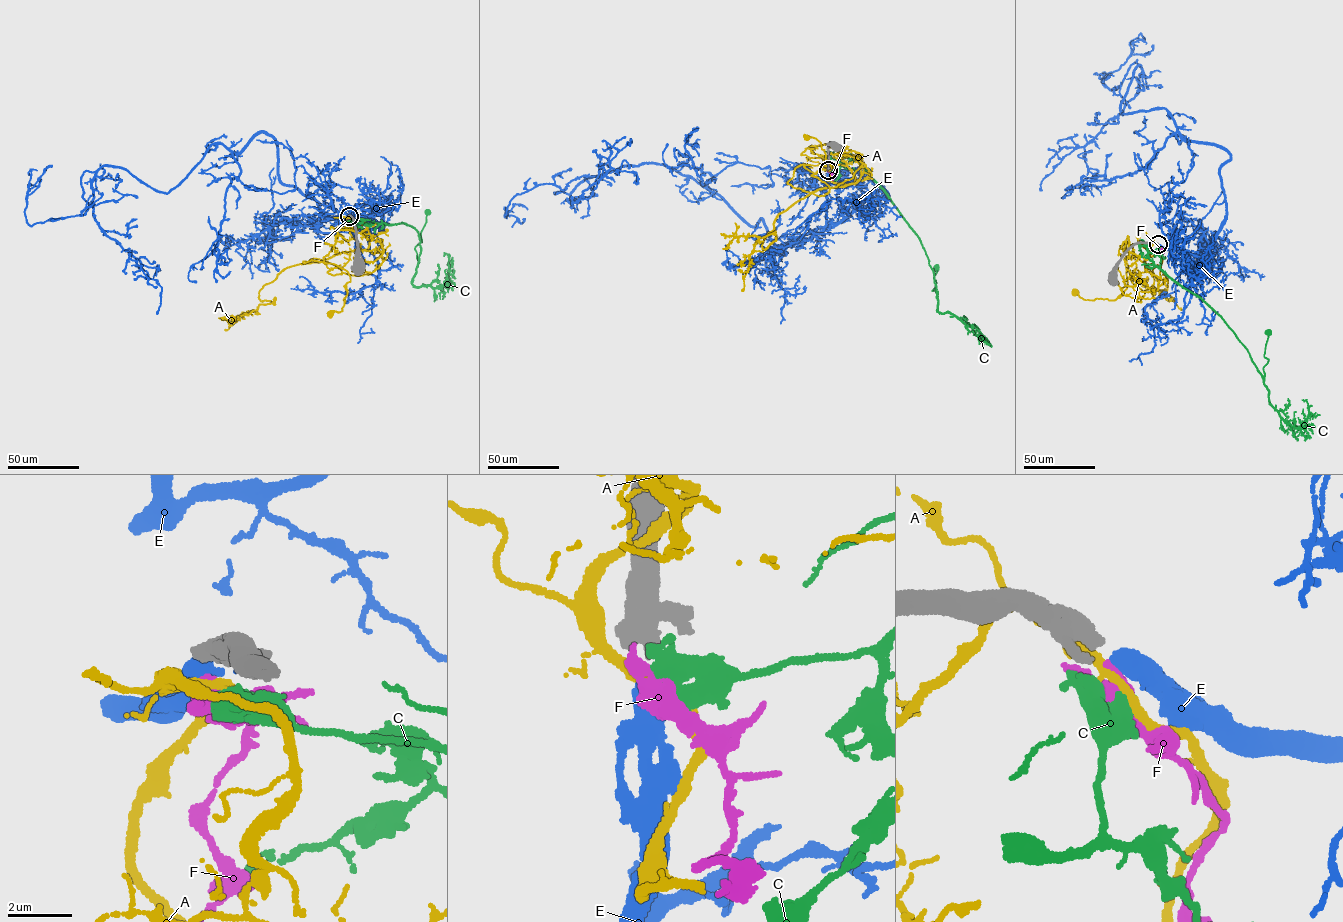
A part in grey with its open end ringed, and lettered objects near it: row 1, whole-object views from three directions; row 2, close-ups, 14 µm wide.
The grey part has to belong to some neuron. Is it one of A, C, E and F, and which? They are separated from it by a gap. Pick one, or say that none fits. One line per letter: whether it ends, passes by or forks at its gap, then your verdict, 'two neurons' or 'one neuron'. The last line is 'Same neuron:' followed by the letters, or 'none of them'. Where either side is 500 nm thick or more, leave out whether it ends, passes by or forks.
A: two neurons
C: two neurons
E: one neuron
F: two neurons
Same neuron: E

